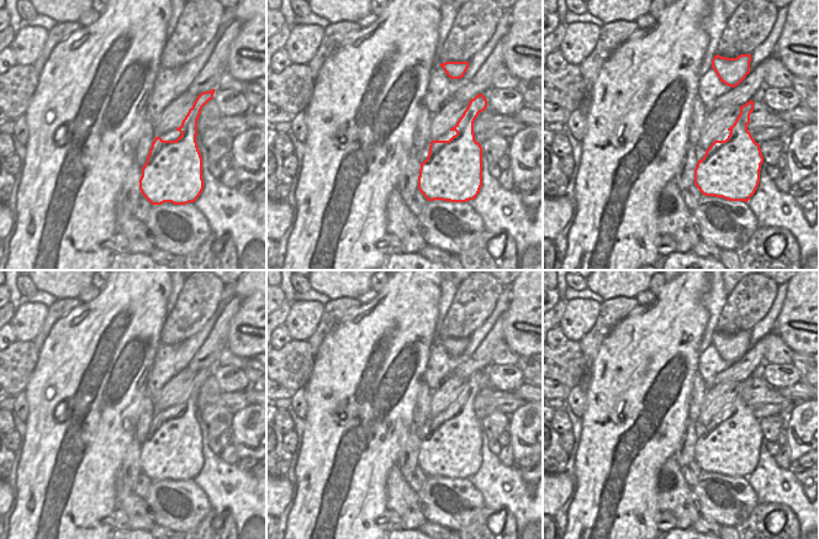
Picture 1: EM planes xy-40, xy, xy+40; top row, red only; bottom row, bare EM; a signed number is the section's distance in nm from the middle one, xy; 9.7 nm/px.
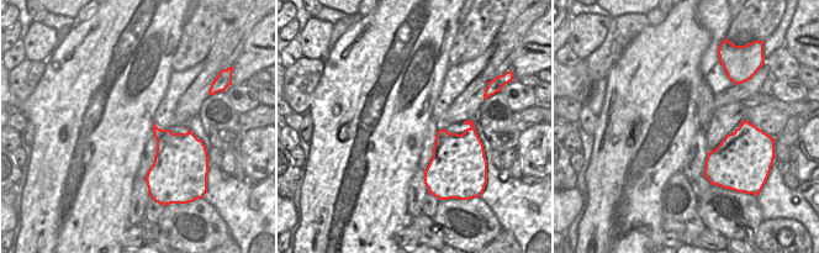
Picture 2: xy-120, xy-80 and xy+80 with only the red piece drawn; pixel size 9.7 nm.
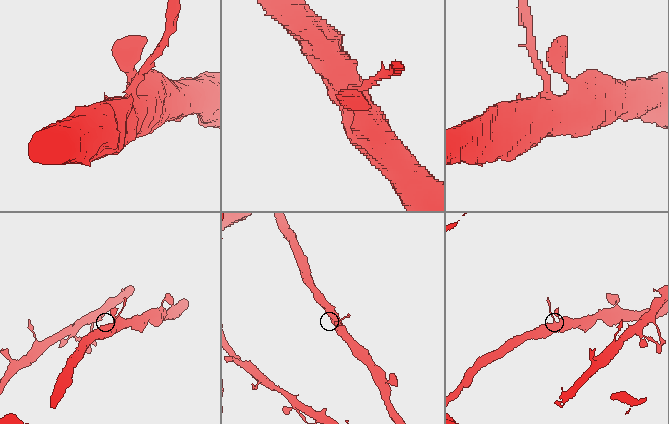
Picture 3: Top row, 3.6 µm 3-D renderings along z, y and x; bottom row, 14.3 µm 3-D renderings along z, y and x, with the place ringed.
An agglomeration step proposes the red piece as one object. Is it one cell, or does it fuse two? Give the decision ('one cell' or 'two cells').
two cells

